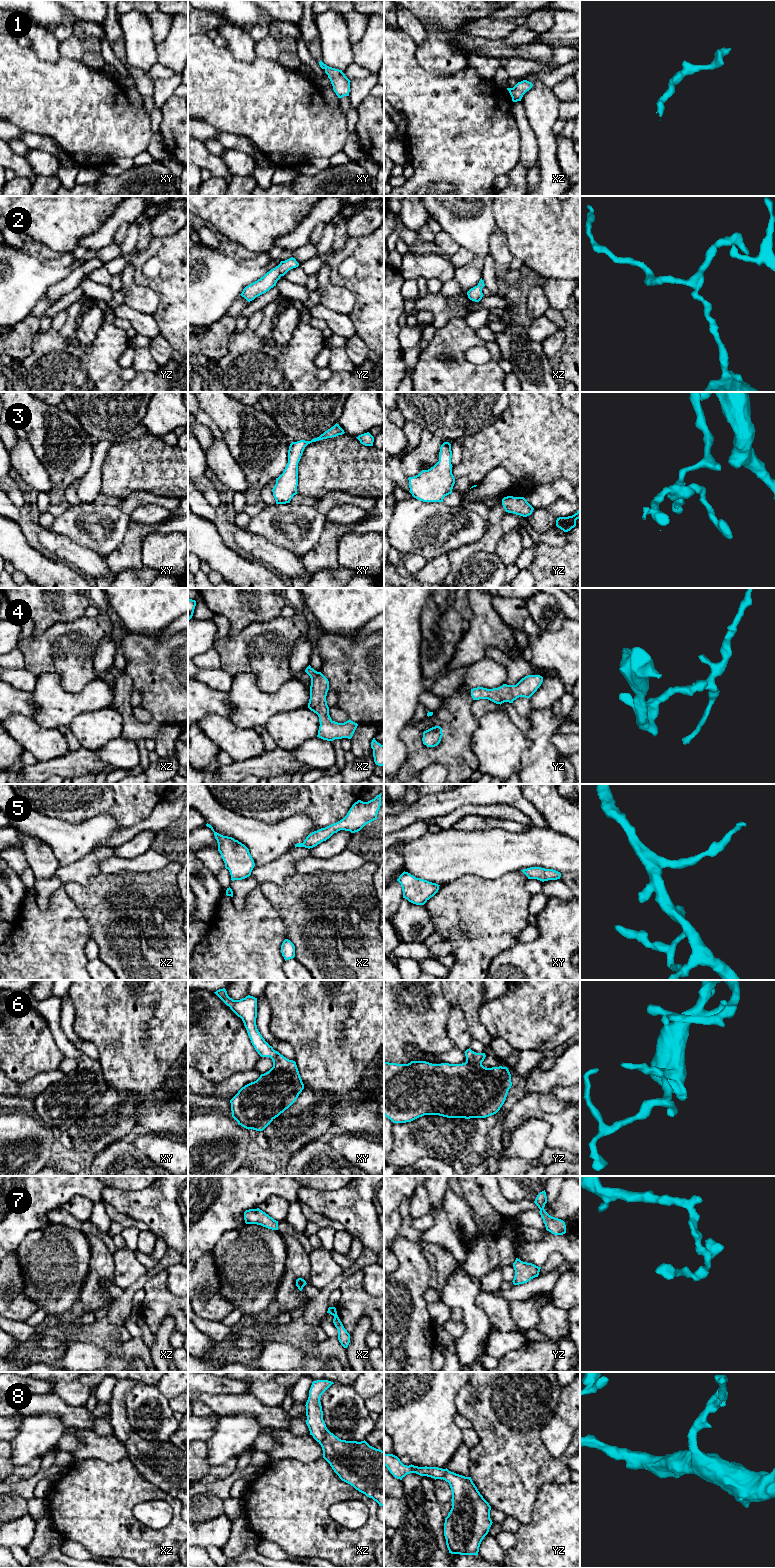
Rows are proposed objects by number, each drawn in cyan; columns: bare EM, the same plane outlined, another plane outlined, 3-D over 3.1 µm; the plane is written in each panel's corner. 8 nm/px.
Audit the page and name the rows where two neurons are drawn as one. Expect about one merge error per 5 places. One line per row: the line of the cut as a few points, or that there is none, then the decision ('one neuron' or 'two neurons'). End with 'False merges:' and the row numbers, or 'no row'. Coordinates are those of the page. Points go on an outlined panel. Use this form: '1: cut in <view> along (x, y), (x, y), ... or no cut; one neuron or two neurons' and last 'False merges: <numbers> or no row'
1: no cut; one neuron
2: no cut; one neuron
3: no cut; one neuron
4: no cut; one neuron
5: no cut; one neuron
6: no cut; one neuron
7: no cut; one neuron
8: no cut; one neuron
False merges: no row

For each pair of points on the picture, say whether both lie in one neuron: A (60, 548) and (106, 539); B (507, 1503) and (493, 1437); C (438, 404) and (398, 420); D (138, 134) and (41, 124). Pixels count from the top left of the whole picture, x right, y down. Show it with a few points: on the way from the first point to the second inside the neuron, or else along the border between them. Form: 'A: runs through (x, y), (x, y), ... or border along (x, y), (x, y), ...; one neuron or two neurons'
A: border along (57, 533), (89, 547), (99, 555); two neurons
B: runs through (507, 1487), (507, 1453); one neuron
C: border along (396, 407), (406, 421); two neurons
D: runs through (114, 129), (98, 124), (65, 124); one neuron

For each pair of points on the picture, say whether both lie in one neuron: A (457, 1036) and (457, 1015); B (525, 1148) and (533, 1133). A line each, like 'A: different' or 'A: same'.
A: same
B: same

